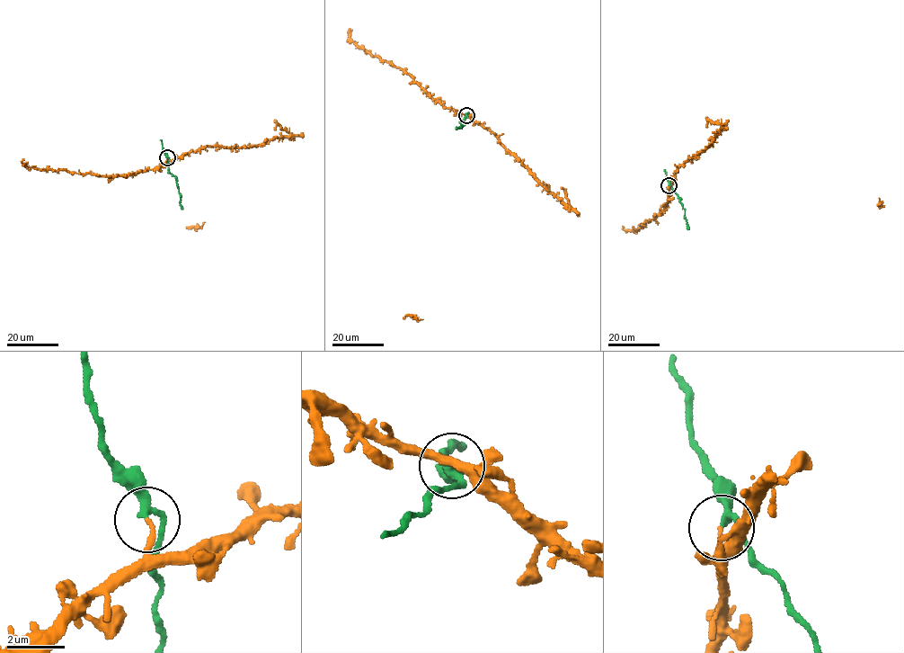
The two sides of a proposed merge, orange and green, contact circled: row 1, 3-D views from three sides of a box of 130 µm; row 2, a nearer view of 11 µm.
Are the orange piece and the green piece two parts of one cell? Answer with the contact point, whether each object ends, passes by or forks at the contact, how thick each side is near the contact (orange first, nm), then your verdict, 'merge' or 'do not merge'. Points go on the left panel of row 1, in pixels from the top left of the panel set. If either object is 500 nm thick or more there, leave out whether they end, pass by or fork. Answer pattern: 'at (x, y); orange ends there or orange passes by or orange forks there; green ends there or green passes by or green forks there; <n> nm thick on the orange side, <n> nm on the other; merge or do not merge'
at (167, 157); orange ends there; green passes by; 160 nm thick on the orange side, 200 nm on the other; do not merge

